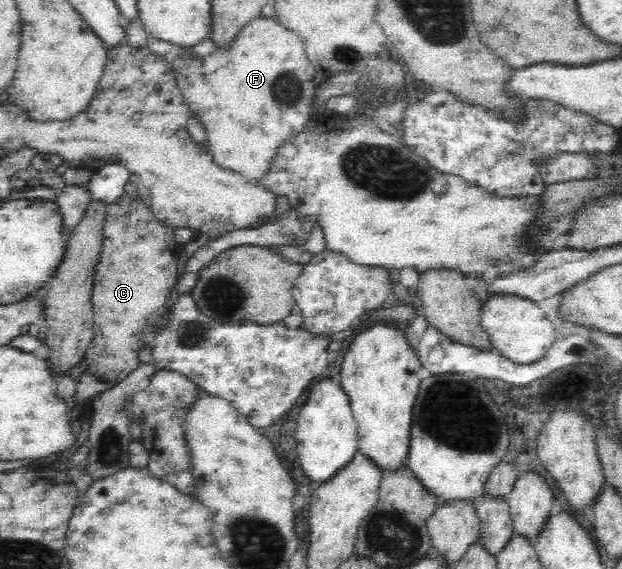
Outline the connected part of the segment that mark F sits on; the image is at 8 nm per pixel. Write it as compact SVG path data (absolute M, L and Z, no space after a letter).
M275 18L250 19L246 26L224 48L207 55L194 55L192 49L174 46L164 56L175 71L178 87L182 89L191 116L197 118L206 133L207 150L214 156L214 164L243 176L245 181L258 182L280 143L291 134L300 132L312 112L316 92L316 67L304 52L303 39L284 28Z

